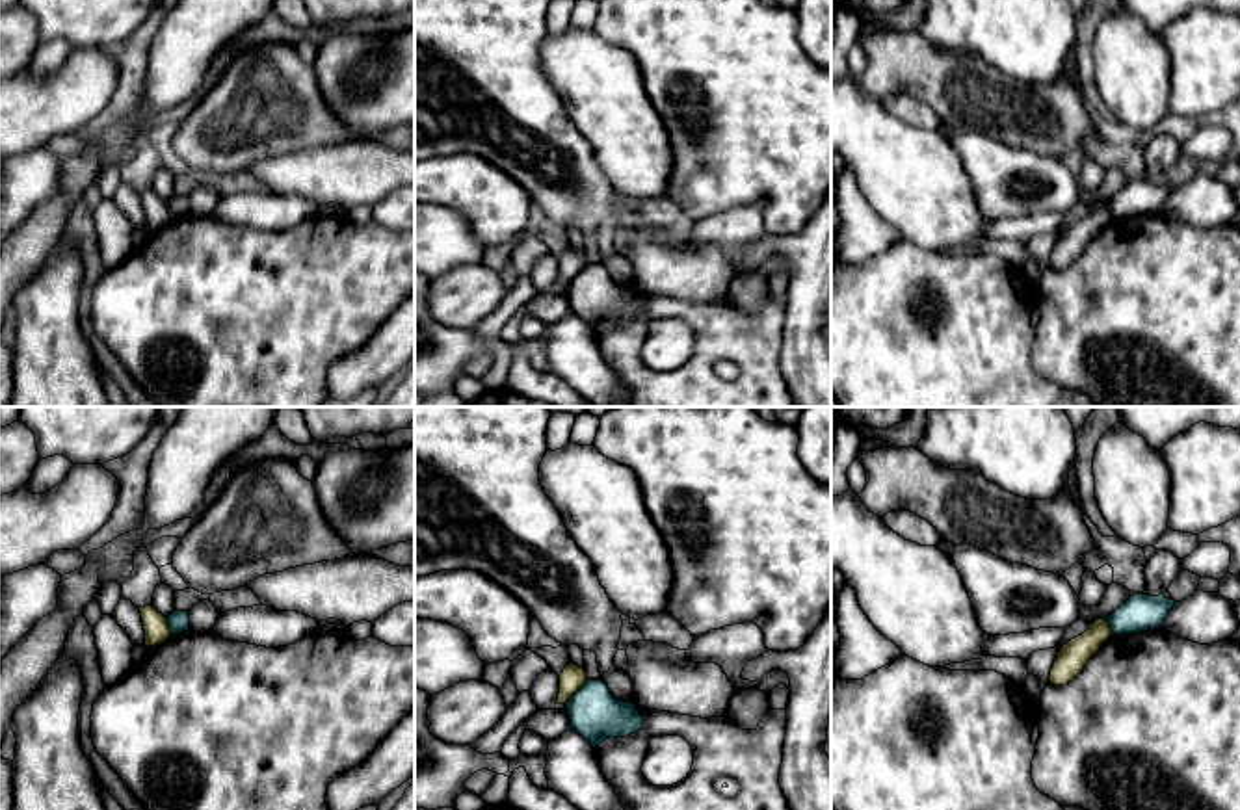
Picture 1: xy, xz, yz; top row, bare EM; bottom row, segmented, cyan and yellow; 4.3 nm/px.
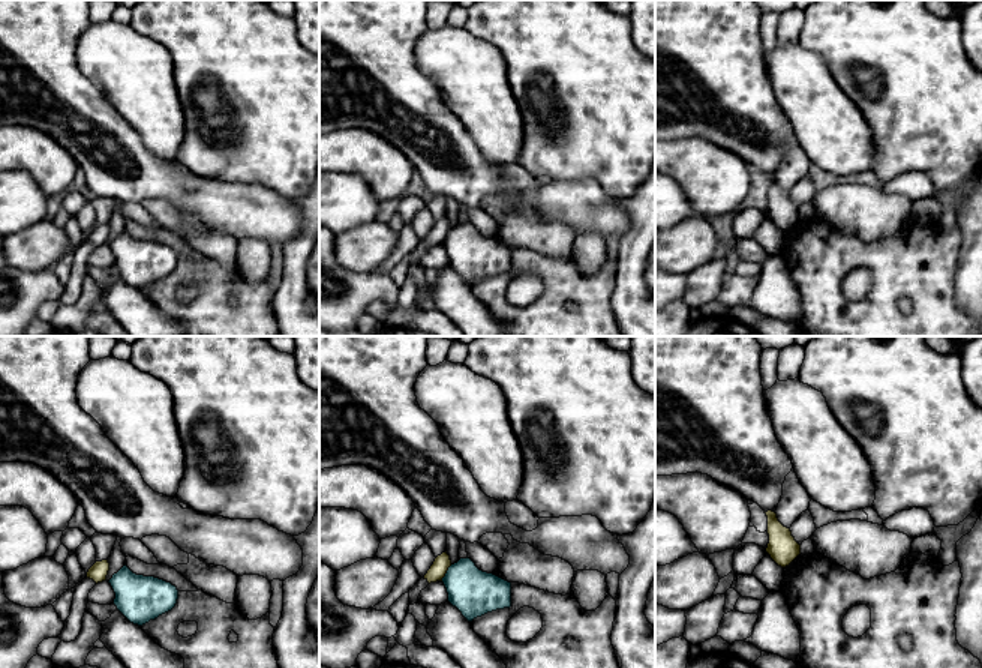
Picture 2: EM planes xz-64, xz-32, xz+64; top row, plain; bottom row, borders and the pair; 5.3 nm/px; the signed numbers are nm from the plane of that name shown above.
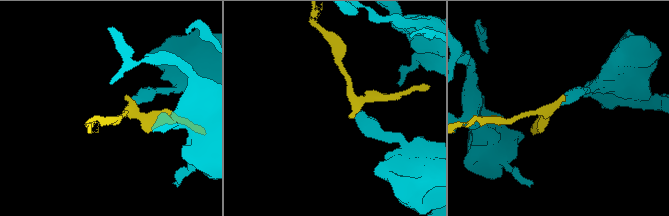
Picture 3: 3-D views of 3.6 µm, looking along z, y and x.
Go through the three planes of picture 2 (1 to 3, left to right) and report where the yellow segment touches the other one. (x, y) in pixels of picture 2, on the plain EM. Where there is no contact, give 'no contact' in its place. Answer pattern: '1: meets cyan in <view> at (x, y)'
1: no contact
2: meets cyan in xz-32 at (447, 236)
3: no contact

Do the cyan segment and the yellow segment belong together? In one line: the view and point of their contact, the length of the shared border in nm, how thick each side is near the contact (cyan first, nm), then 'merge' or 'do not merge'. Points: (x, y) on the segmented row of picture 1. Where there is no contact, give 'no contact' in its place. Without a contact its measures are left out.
meets cyan in xz at (577, 692); contact 140 nm long; 220 nm thick on the cyan side, 100 nm on the other; do not merge

